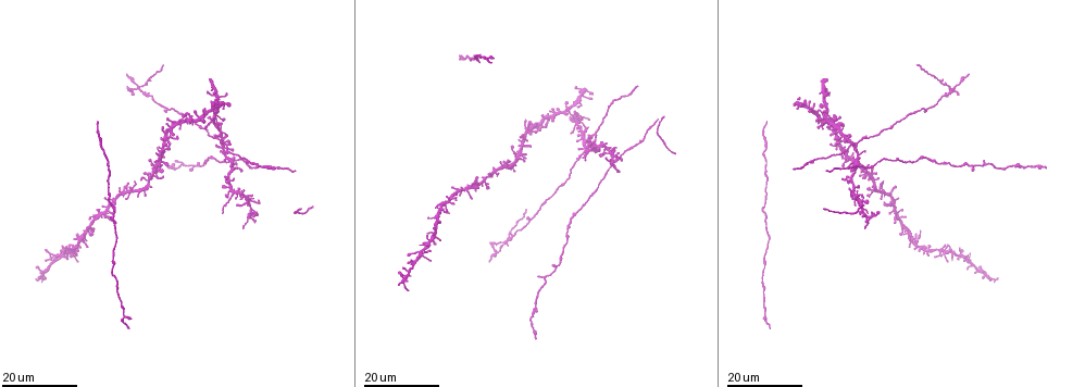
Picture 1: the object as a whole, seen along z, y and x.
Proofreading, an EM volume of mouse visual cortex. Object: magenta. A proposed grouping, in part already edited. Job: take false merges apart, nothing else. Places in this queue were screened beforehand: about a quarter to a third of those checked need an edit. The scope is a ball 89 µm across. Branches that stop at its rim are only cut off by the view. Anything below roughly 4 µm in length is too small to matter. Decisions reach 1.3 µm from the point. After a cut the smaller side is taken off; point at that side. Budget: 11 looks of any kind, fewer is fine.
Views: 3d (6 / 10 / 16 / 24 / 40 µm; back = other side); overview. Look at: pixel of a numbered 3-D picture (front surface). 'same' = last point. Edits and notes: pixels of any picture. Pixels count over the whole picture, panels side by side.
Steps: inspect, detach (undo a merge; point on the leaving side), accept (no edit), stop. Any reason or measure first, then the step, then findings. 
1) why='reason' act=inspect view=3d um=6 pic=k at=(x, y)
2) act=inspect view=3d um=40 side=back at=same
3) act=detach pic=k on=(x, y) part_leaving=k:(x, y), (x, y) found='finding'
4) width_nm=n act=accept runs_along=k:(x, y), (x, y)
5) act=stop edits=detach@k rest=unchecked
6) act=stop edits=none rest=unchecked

act=inspect view=3d um=16 pic=1 at=(552, 113)

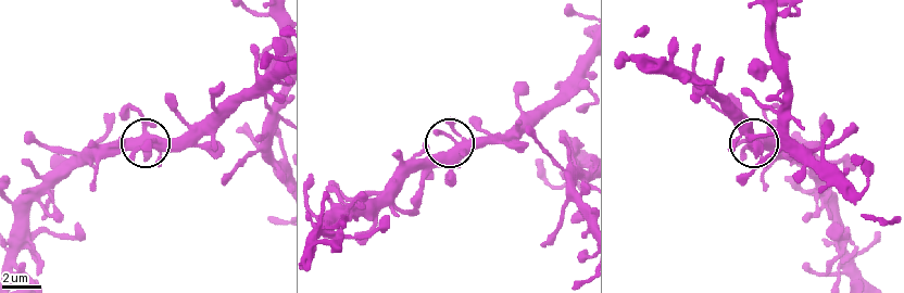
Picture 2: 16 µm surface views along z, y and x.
act=inspect view=3d um=6 pic=2 at=(446, 156)

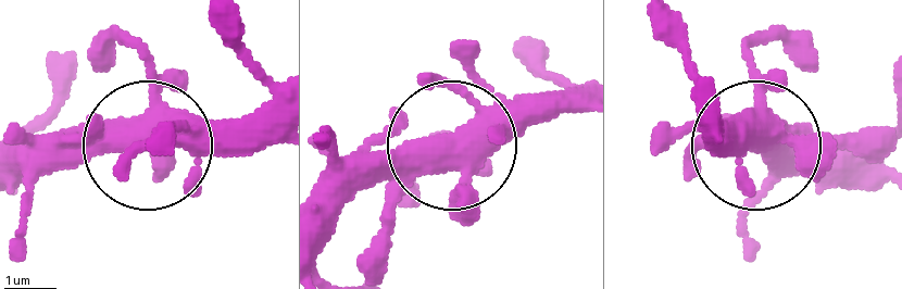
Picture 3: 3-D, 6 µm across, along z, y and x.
side_arm_um=90 act=accept found='all the same neuron'

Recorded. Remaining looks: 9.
why='looks like a crossing' act=inspect view=3d um=24 pic=1 at=(860, 200)

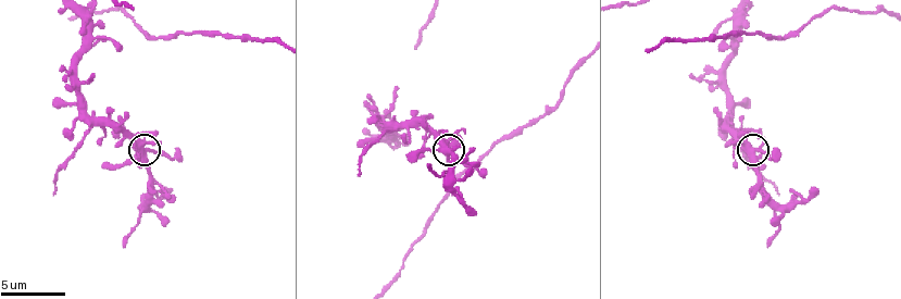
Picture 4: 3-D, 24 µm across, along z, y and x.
act=inspect view=3d um=10 pic=4 at=(146, 150)

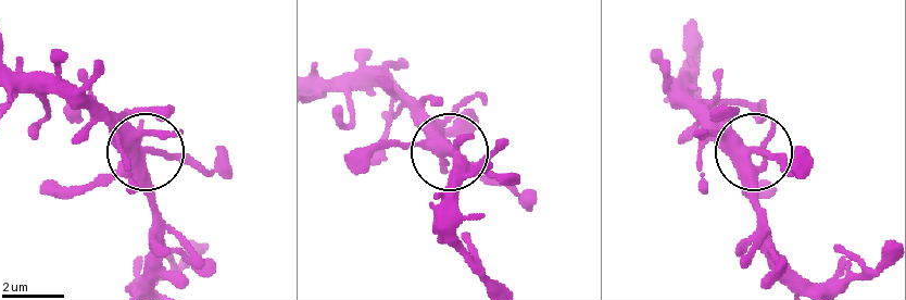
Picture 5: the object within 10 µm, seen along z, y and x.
width_nm=290 act=accept found='all the same neuron'

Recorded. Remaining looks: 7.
why='small branch off a trunk' act=inspect view=3d um=16 pic=1 at=(223, 145)

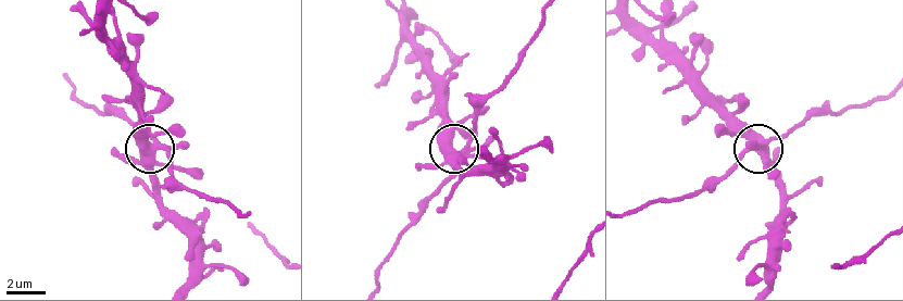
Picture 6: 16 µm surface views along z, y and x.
act=inspect view=3d um=10 pic=6 at=(764, 148)

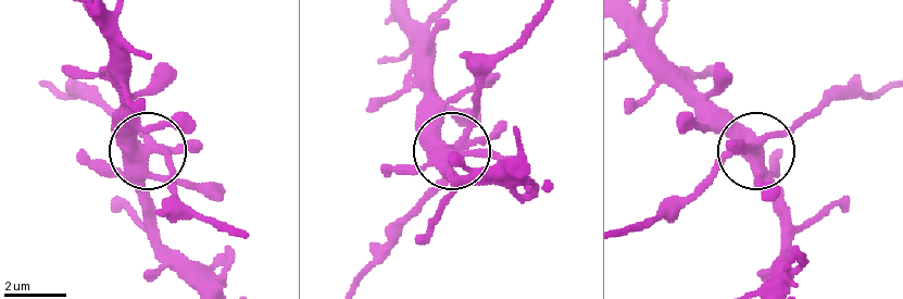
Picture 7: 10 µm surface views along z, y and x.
act=accept found='continuous, no second neuron'

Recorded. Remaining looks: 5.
why='four or more arms meet' act=inspect view=3d um=16 pic=1 at=(141, 91)

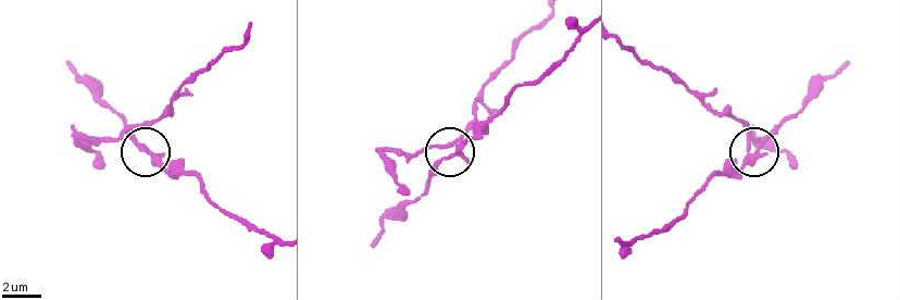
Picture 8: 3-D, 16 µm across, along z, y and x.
act=inspect view=3d um=6 pic=8 at=(448, 155)

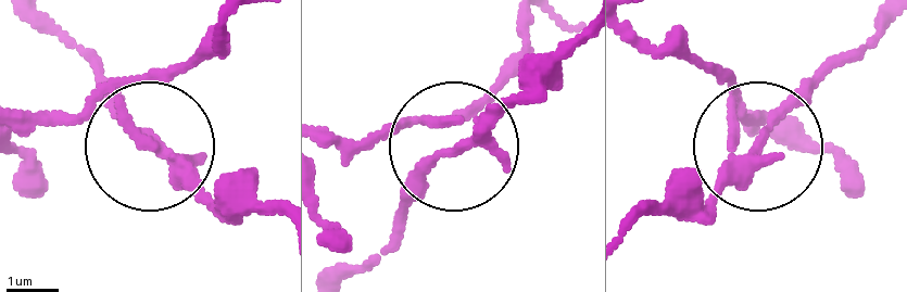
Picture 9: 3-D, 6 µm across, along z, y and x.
act=detach pic=9 on=(131, 124) part_leaving=9:(728, 165), (728, 79), (676, 45), (625, 32) found='a second neuron is stuck on'

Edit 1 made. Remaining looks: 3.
why='thin arm on a thick one' act=inspect view=3d um=24 pic=1 at=(894, 213)

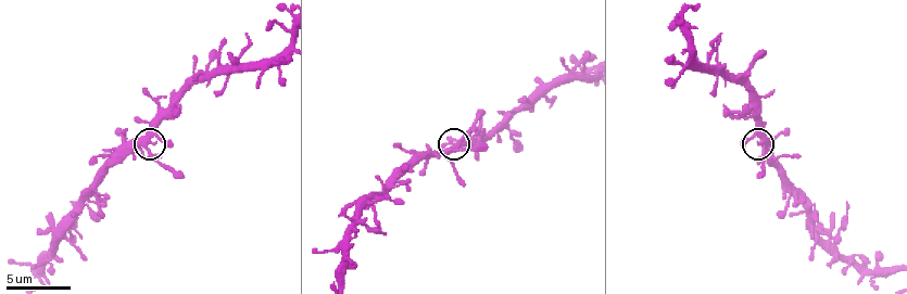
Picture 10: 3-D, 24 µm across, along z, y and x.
why='closer look' act=inspect view=3d um=10 pic=10 at=(765, 149)

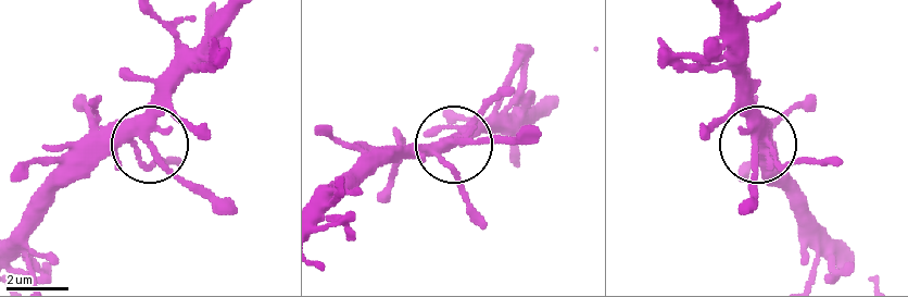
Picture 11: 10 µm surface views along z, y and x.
width_nm=340 act=accept runs_along=11:(239, 12), (177, 82), (148, 136), (153, 152), (213, 203) found='one neuron here'

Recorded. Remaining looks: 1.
act=stop edits=detach@9 rest=unchecked

